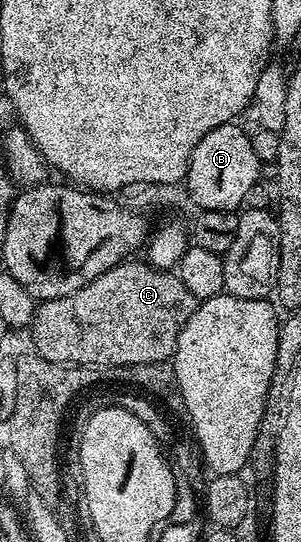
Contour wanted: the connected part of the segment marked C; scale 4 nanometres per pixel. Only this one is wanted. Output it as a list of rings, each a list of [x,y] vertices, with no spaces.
[[[126,261],[107,269],[83,289],[75,289],[75,293],[38,302],[31,324],[34,348],[47,361],[70,367],[168,363],[179,333],[198,302],[172,270],[156,269],[145,261]]]

